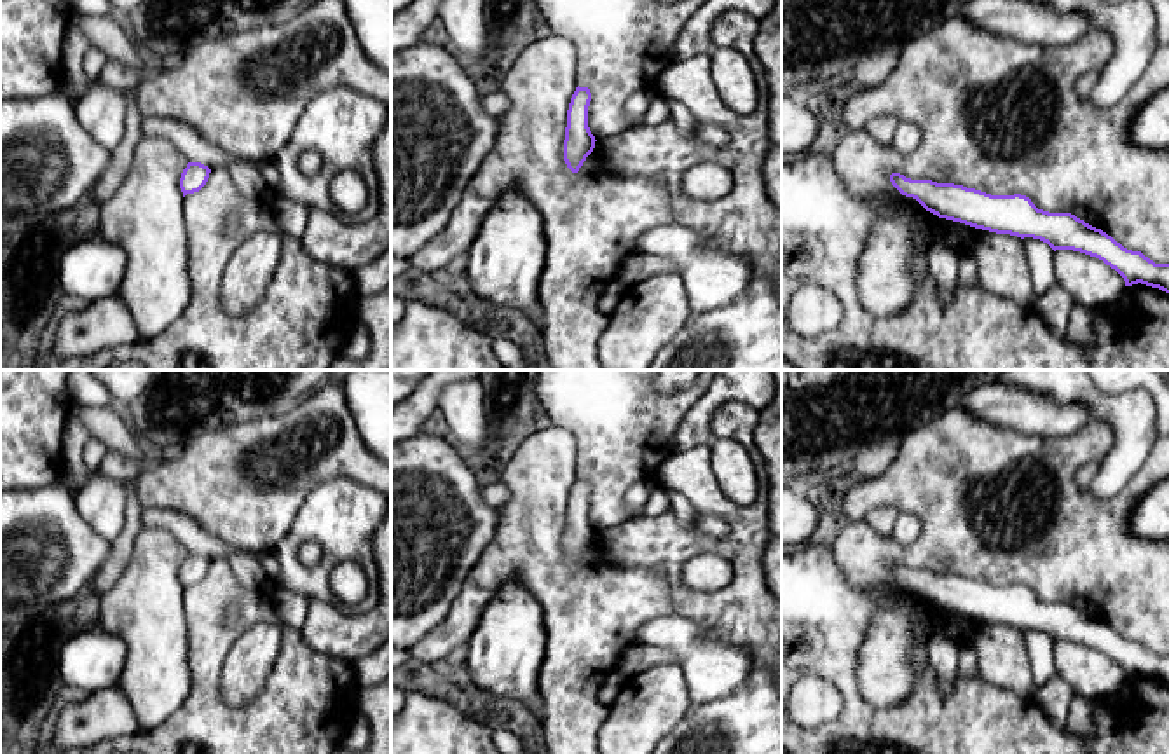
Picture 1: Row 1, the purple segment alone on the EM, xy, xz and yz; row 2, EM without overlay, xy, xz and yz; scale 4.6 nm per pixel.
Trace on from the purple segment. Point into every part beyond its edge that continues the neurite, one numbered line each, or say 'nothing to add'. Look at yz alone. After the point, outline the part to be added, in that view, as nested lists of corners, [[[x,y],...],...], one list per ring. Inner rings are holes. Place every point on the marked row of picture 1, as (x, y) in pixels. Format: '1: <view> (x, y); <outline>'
nothing to add

